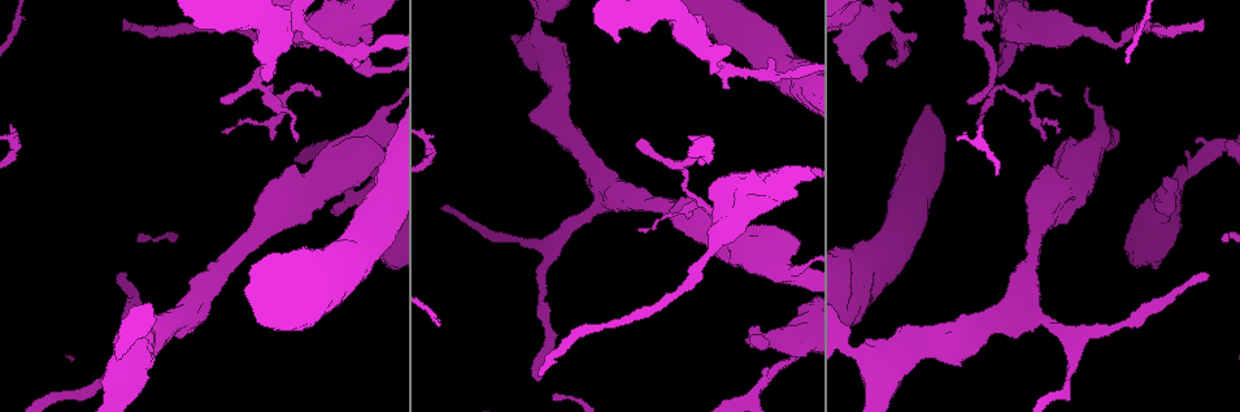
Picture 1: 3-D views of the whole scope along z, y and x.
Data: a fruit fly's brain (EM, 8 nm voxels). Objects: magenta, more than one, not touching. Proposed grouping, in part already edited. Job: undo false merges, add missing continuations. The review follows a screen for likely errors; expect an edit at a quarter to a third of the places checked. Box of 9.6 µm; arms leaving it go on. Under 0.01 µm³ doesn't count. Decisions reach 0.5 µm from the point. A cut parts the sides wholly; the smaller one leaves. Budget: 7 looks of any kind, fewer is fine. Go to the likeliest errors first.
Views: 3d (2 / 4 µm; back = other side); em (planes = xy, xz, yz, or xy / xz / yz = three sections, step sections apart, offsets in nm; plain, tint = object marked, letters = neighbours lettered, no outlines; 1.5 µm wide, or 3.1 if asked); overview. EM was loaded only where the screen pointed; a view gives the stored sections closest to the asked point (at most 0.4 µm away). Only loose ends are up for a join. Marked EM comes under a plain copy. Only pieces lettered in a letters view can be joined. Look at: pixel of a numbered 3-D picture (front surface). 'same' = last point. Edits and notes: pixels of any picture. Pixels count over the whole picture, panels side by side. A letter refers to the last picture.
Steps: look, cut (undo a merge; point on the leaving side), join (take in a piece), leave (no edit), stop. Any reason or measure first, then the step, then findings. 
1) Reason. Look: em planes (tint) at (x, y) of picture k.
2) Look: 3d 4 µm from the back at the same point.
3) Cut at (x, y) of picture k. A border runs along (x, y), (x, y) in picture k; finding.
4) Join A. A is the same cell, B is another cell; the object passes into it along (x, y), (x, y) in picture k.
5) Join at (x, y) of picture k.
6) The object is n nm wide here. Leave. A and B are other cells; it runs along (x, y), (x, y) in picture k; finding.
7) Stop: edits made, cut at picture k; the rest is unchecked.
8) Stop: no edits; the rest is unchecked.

Branch stops here. Look: em planes (letters) at (126, 272) of picture 1.

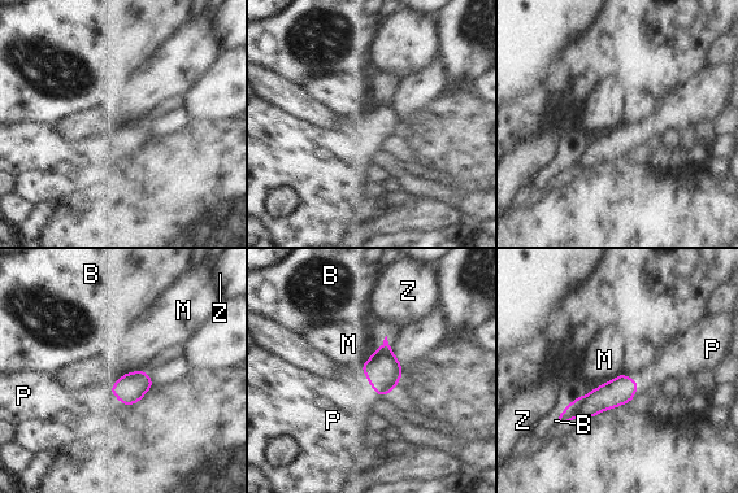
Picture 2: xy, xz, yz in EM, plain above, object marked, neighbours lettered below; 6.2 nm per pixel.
Join P. P is the same cell, B, M and Z are other cells; the object passes into it along (621, 389), (634, 392), (668, 371) in picture 2; it goes on there.

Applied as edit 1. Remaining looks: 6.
Free end. Look: 3d 4 µm at (126, 23) of picture 1.

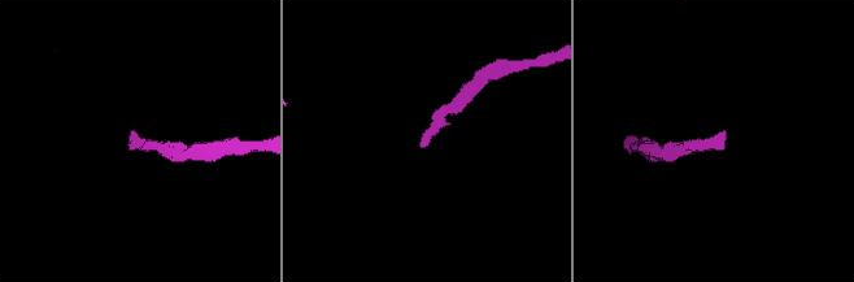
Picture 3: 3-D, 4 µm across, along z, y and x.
Now the EM. Look: em xy step 4 (letters) at (723, 135) of picture 3.

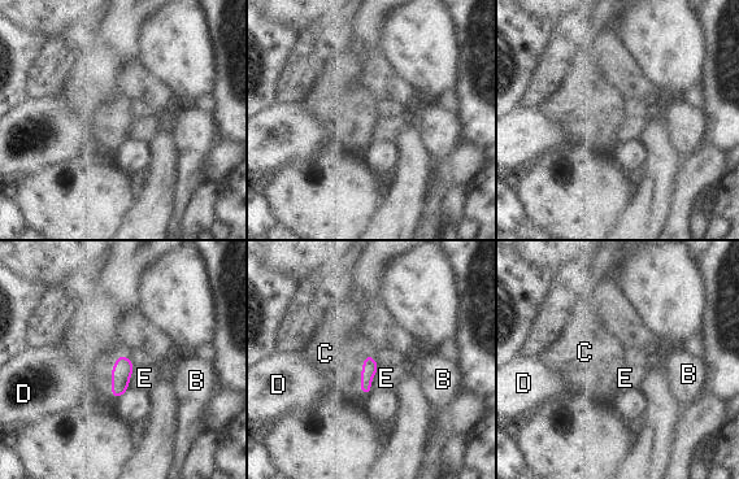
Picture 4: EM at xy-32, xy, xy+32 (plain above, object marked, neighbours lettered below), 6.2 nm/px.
Join C. C is the same cell, B, D and E are other cells; the object passes into it along (369, 368), (363, 369), (326, 353) in picture 4; the neuron continues.

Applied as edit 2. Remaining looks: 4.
Free end. Look: em yz step 4 (letters) at (367, 41) of picture 1.

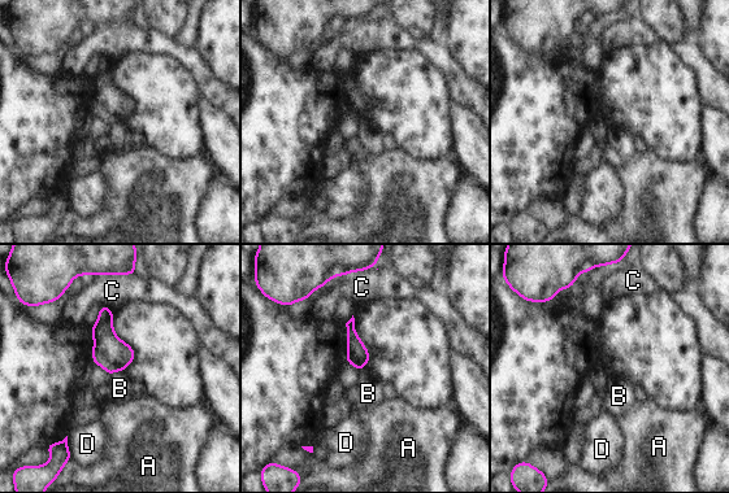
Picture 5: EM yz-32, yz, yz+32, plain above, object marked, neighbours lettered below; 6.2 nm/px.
Leave. A, B, C and D are other cells; no lettered piece goes on from it.

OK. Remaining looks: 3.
Stop: edits made, join at picture 2, join at picture 4; the rest is unchecked.

